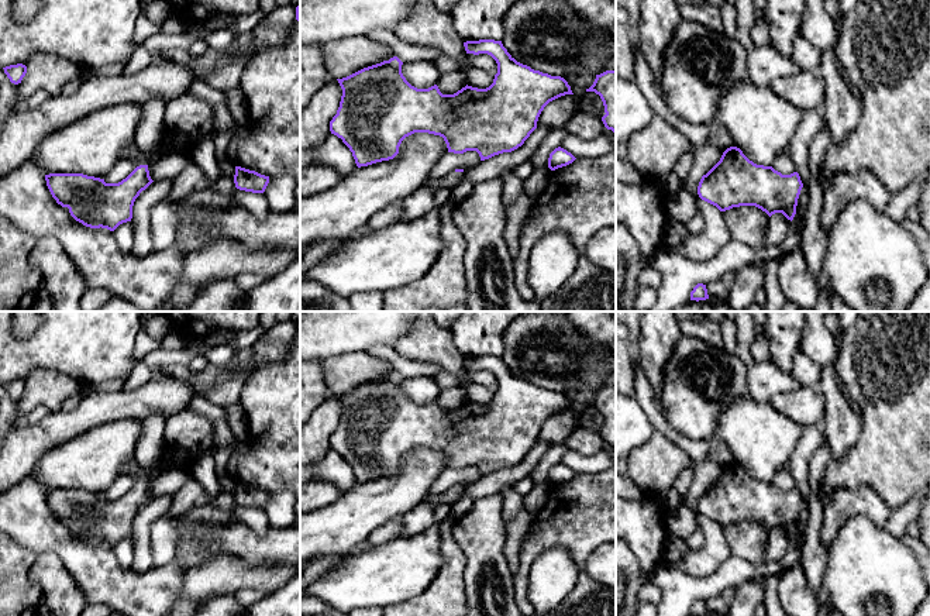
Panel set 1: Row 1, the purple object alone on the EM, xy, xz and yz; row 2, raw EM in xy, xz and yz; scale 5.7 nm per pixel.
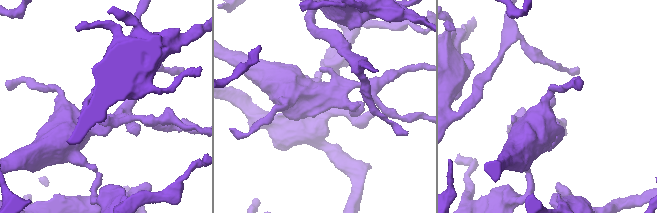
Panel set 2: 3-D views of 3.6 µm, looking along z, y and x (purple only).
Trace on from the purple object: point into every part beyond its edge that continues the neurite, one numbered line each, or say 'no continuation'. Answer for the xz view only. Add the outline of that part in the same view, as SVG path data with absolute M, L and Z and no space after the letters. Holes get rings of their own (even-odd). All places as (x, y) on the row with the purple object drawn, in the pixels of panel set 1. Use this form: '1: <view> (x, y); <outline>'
1: xz (417, 205); M450 172L442 178L428 179L424 186L414 192L407 199L397 203L400 209L399 221L410 221L417 217L427 214L430 210L435 209L434 193L438 189L452 189L459 183L462 172Z

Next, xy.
1: xy (131, 152); M130 142L128 147L123 151L121 159L130 159L135 162L138 166L145 165L140 155L141 149L135 145L135 142Z

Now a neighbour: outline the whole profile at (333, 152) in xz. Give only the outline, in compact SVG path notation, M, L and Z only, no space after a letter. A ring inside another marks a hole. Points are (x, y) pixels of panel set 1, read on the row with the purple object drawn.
M330 134L324 142L316 148L300 149L300 169L314 165L331 166L341 178L358 168L349 148L334 134Z

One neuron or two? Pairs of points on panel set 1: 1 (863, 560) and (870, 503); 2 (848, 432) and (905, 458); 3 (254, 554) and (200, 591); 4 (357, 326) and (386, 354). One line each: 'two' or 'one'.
1: two
2: two
3: two
4: two

